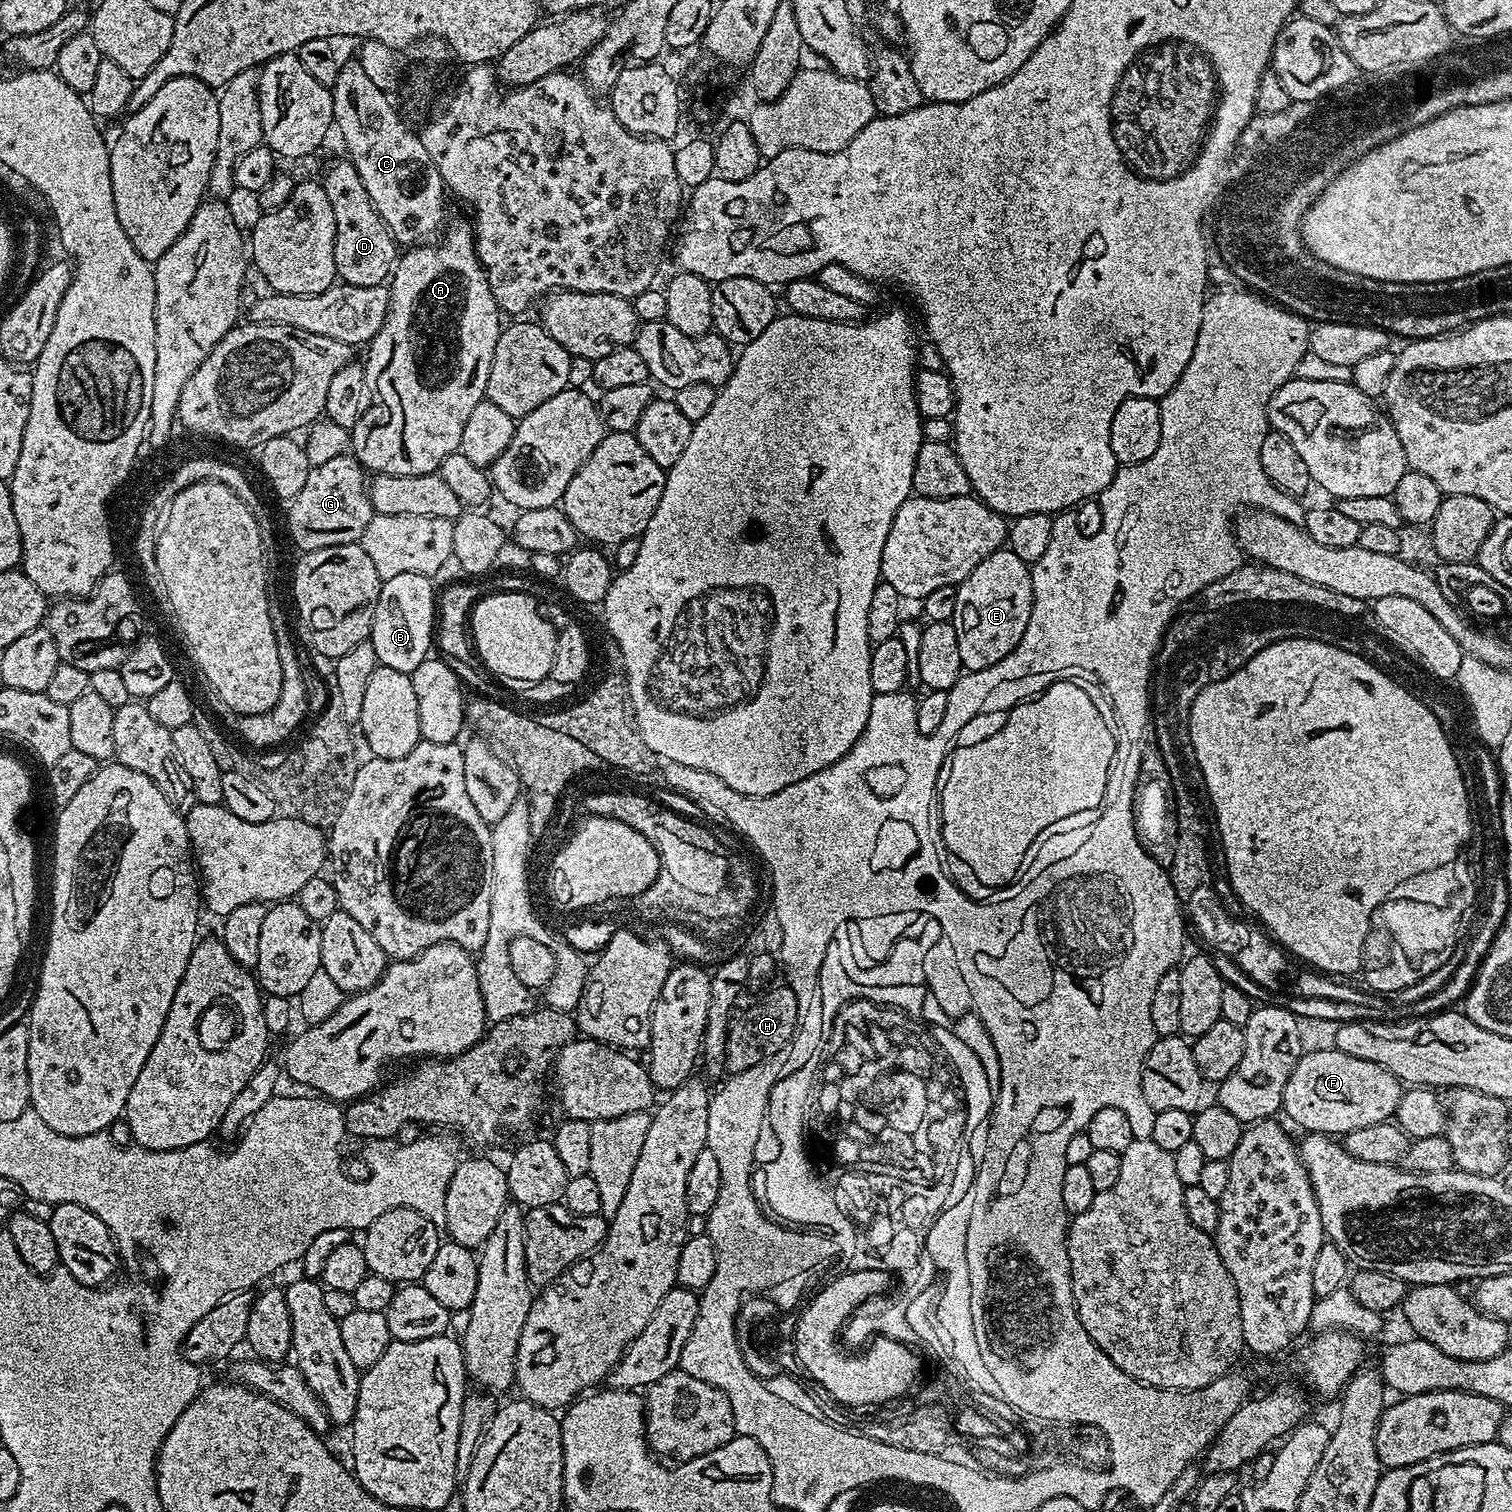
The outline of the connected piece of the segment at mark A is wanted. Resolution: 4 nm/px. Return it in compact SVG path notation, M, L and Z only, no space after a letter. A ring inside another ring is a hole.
M467 219L460 220L457 224L449 223L446 231L435 242L429 242L423 246L412 246L408 252L399 257L395 268L392 269L390 277L391 302L385 324L378 334L366 345L368 360L364 364L366 370L366 386L368 387L368 405L358 418L358 422L350 429L350 452L355 456L369 473L375 474L430 474L439 469L440 464L450 454L459 452L462 442L462 429L470 418L470 413L474 411L474 406L478 402L486 399L484 391L486 382L490 378L490 362L494 362L494 346L498 346L498 338L502 331L502 313L494 302L494 294L490 294L490 282L484 268L480 265L480 260L476 257L476 237L474 228Z

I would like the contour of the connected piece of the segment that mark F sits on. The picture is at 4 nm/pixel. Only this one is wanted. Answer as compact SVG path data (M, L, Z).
M1328 1046L1318 1049L1317 1052L1305 1051L1298 1066L1294 1066L1294 1074L1290 1074L1286 1082L1282 1112L1298 1127L1304 1128L1305 1133L1322 1132L1325 1136L1340 1138L1350 1130L1362 1130L1362 1126L1391 1121L1396 1115L1401 1091L1402 1081L1390 1070L1362 1058L1350 1058L1350 1054L1342 1054L1334 1046Z

